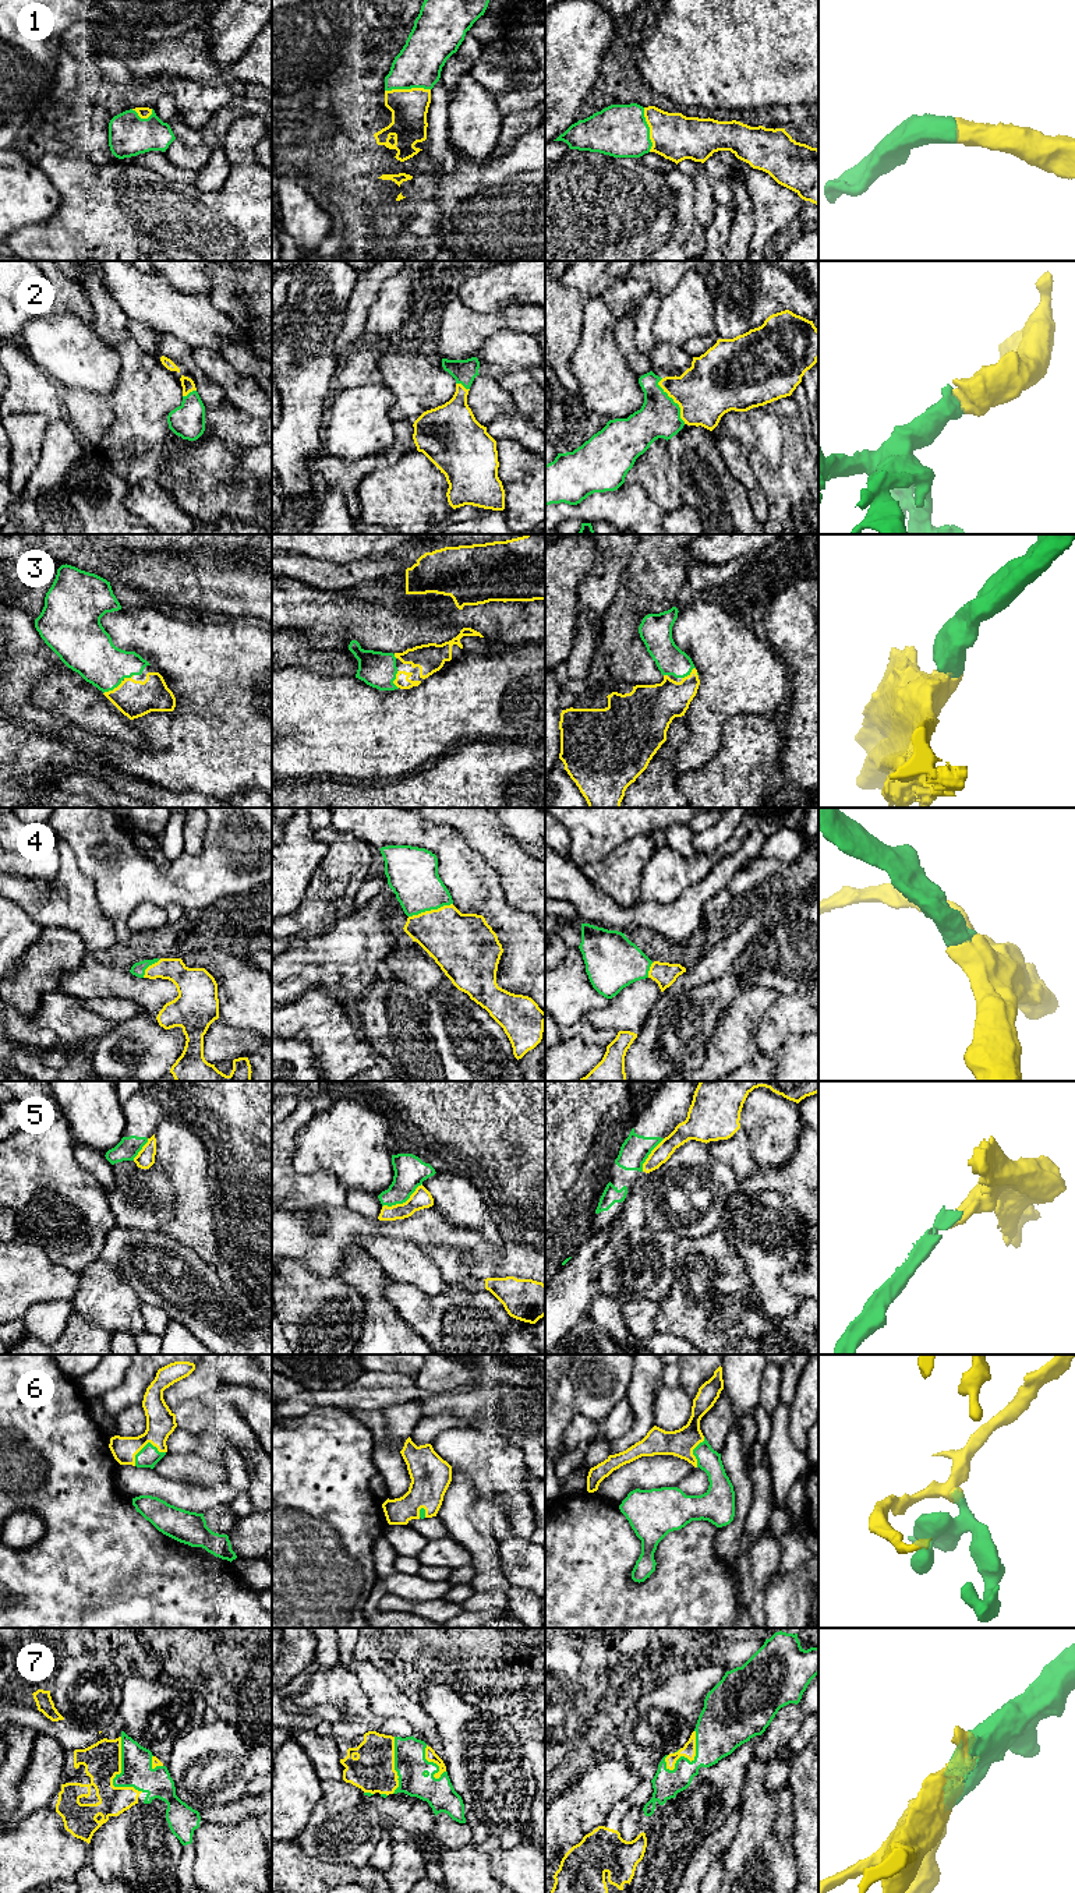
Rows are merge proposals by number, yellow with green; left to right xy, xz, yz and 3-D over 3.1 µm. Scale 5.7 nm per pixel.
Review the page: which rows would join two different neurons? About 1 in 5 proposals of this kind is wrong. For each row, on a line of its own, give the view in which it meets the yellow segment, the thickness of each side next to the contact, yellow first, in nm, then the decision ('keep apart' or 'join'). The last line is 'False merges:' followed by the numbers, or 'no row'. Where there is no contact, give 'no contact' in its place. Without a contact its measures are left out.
1: xz | 220/260 nm | join
2: yz | 340/240 nm | join
3: xy | 220/280 nm | join
4: xz | 340/300 nm | join
5: xz | 120/180 nm | keep apart
6: xy | 170/120 nm | join
7: xy | 220/180 nm | join
False merges: 5

